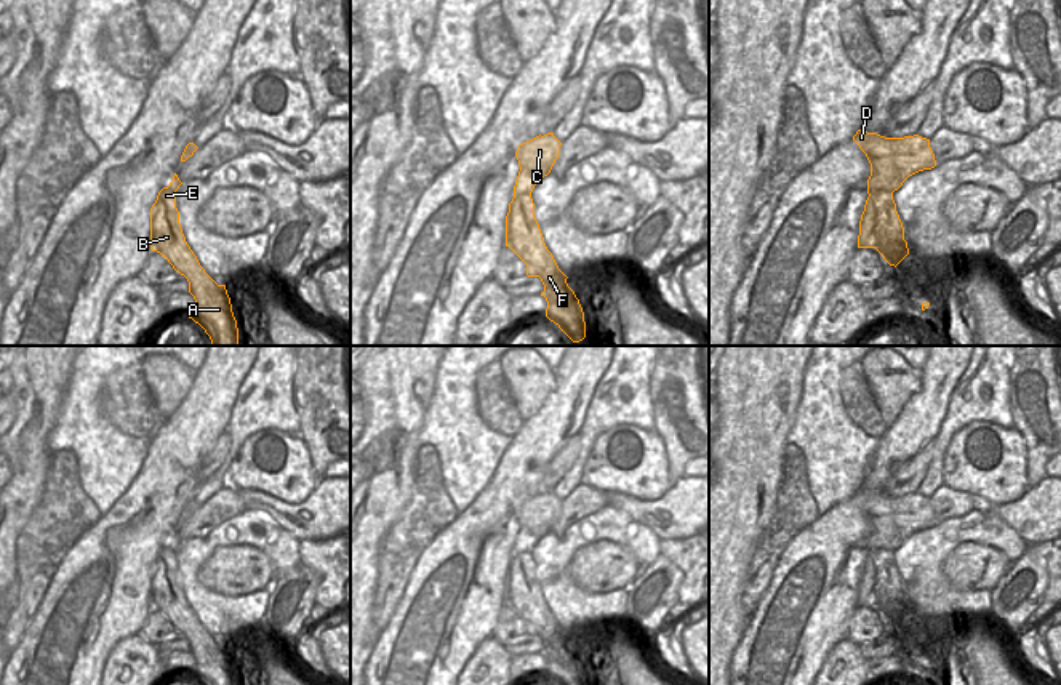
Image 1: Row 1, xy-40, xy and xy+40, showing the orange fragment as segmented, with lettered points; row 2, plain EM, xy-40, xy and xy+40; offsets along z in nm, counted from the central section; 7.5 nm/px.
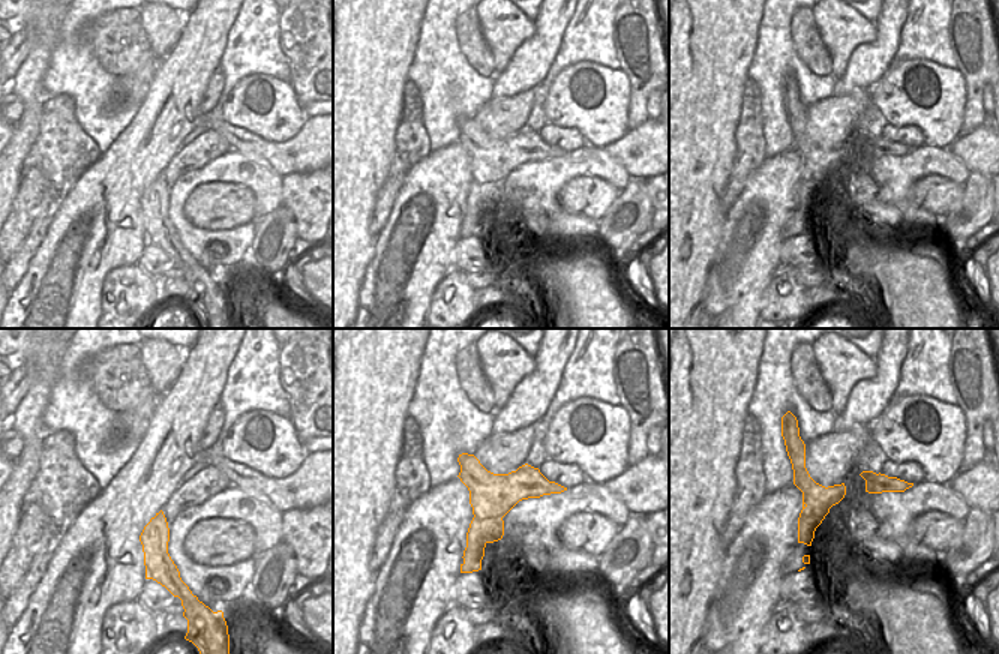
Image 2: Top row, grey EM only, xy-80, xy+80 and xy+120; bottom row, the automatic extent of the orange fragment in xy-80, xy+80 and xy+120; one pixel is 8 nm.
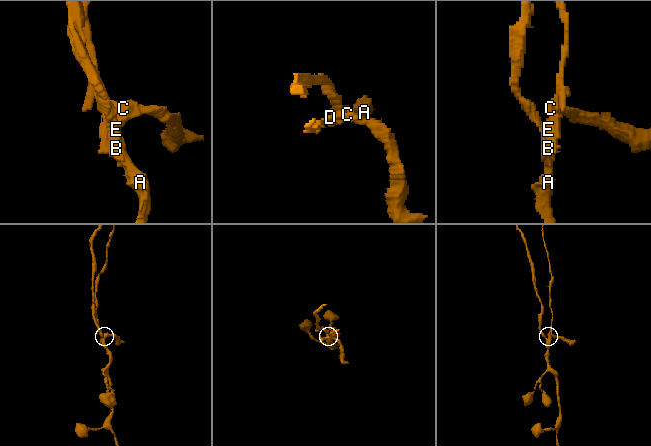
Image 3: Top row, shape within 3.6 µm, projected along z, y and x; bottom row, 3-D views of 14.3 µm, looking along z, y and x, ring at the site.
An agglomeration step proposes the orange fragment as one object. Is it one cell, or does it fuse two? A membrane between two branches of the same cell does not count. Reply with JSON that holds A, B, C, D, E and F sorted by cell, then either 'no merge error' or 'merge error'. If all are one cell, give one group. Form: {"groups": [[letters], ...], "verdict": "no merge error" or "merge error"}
{"groups": [["A", "B", "E", "F"], ["C", "D"]], "verdict": "merge error"}

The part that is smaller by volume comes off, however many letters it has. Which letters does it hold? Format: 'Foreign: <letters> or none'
Foreign: C, D

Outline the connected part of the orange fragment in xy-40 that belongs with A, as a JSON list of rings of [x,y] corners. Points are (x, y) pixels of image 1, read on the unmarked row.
[[[174,531],[150,567],[150,608],[160,611],[189,640],[195,666],[187,675],[200,685],[237,685],[226,643],[218,643],[200,624],[179,583],[176,549],[182,541]]]

